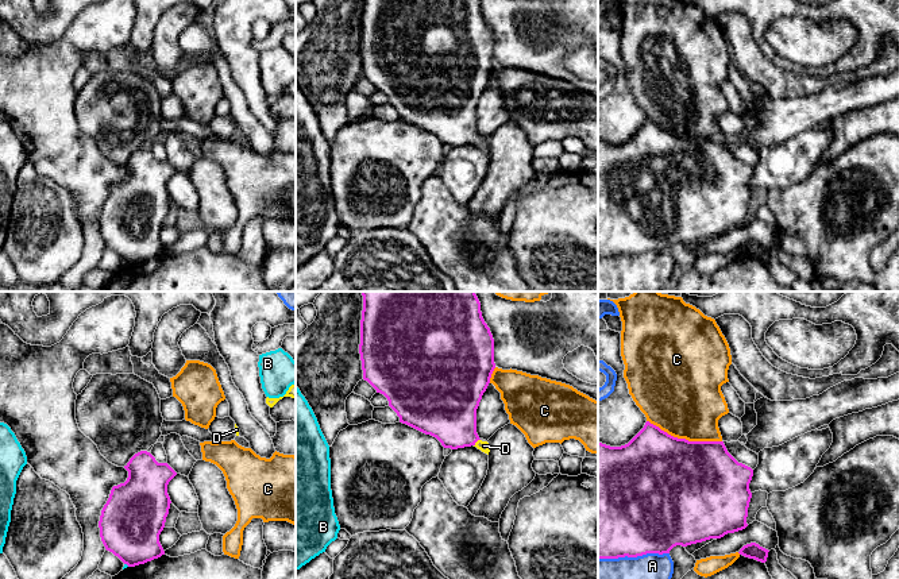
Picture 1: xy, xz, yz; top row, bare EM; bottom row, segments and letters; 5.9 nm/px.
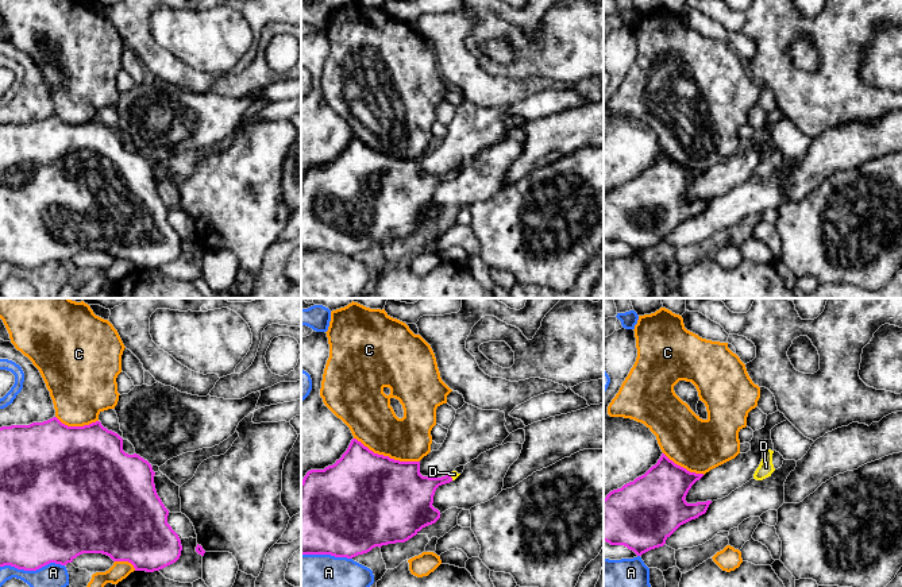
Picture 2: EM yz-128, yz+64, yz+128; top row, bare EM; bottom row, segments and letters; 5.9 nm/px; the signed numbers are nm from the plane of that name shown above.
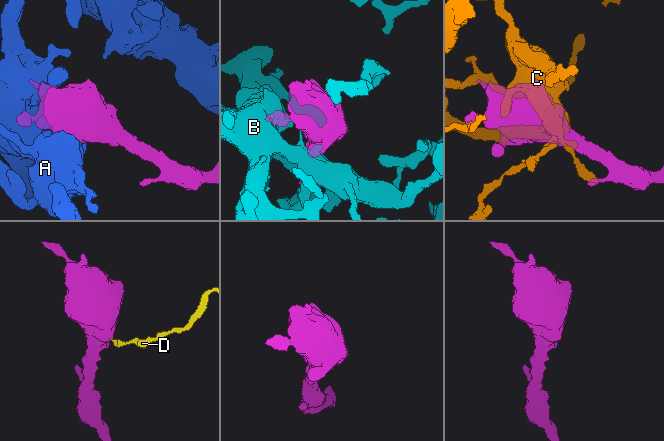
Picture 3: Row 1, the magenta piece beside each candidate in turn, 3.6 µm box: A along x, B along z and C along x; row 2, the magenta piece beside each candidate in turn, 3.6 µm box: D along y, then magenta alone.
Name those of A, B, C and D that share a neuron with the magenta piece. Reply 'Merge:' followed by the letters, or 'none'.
Merge: D

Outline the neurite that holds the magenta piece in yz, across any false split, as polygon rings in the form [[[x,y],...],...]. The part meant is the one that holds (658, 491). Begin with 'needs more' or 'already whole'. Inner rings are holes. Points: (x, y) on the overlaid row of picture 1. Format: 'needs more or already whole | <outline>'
already whole | [[[649,421],[625,445],[598,443],[598,559],[670,553],[676,545],[687,547],[745,529],[752,476],[753,470],[738,463],[724,441],[678,439]]]

